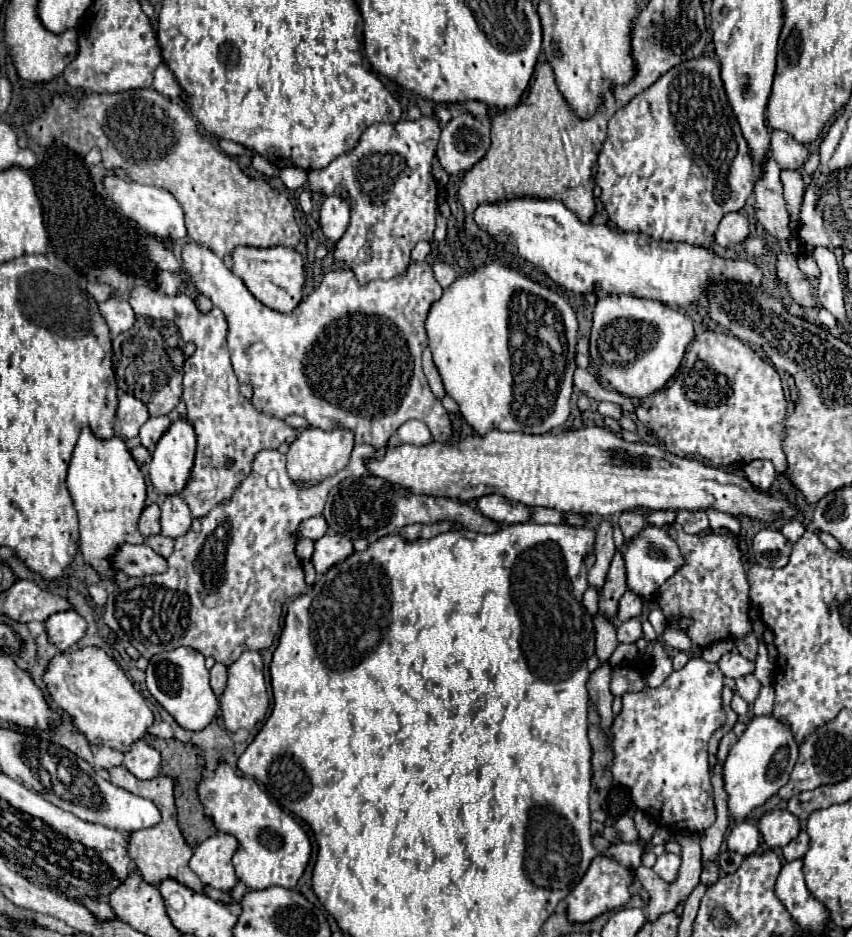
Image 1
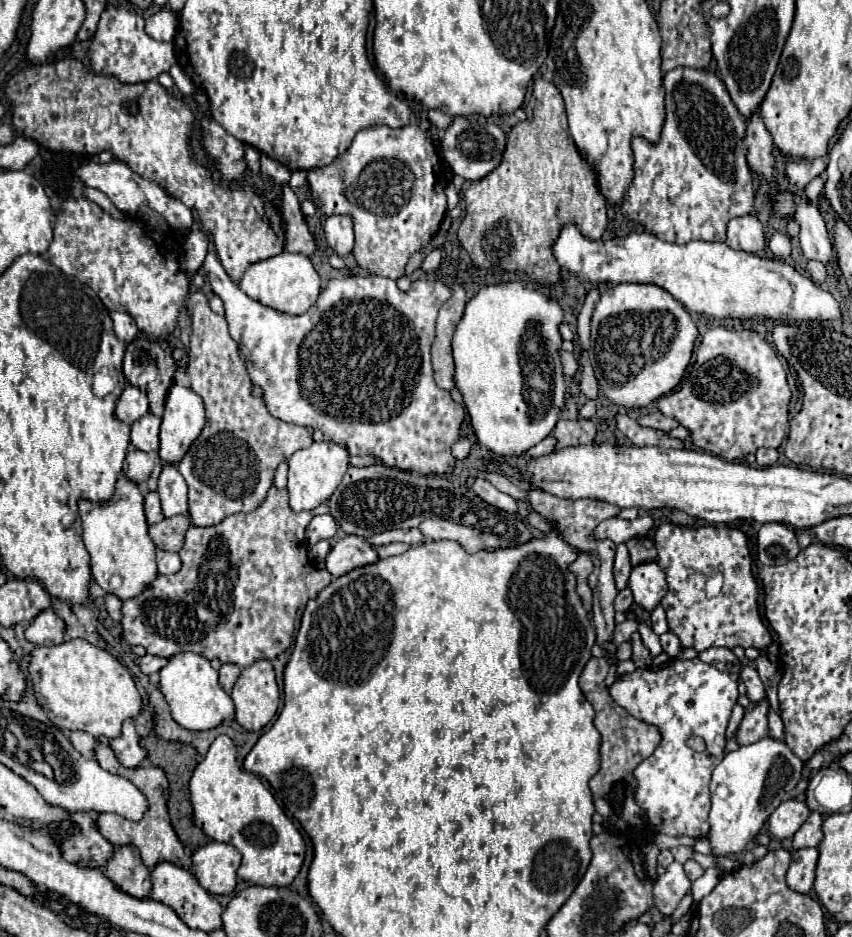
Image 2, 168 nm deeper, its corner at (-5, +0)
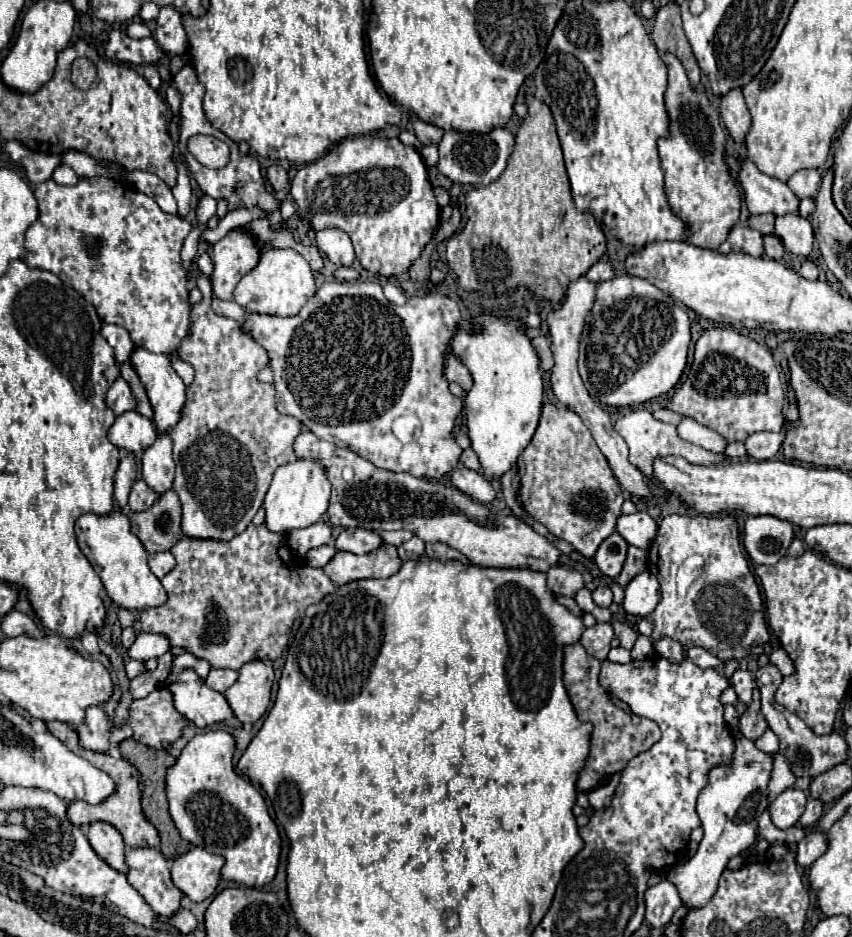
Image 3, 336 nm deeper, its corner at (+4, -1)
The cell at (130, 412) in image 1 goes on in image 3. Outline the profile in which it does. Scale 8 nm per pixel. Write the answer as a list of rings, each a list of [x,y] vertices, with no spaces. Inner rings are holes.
[[[118,377],[118,381],[114,381],[114,385],[108,389],[106,403],[110,405],[110,409],[116,415],[122,415],[122,413],[126,413],[130,409],[136,409],[136,399],[132,397],[130,387],[122,377]]]

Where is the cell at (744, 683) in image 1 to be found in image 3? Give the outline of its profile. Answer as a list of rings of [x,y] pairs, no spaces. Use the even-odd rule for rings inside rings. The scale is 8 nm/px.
[[[738,669],[734,675],[732,675],[732,683],[734,683],[734,691],[738,695],[738,699],[748,705],[752,701],[752,691],[754,691],[754,677],[748,673],[748,671],[742,671]]]

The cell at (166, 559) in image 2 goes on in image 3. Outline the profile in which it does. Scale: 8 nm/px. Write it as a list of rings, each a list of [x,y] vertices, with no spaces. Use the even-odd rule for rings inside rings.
[[[170,551],[150,555],[150,557],[148,557],[148,563],[150,563],[152,573],[154,573],[158,579],[162,579],[166,573],[170,573],[170,571],[174,569],[174,565],[176,565],[176,561],[174,561],[174,557],[172,557]]]

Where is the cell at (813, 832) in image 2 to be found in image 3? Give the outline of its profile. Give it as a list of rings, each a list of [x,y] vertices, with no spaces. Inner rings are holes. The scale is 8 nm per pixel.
[[[808,799],[808,805],[806,805],[806,809],[804,809],[802,817],[800,817],[800,825],[810,827],[810,825],[818,823],[822,813],[824,813],[824,805],[818,799]]]

